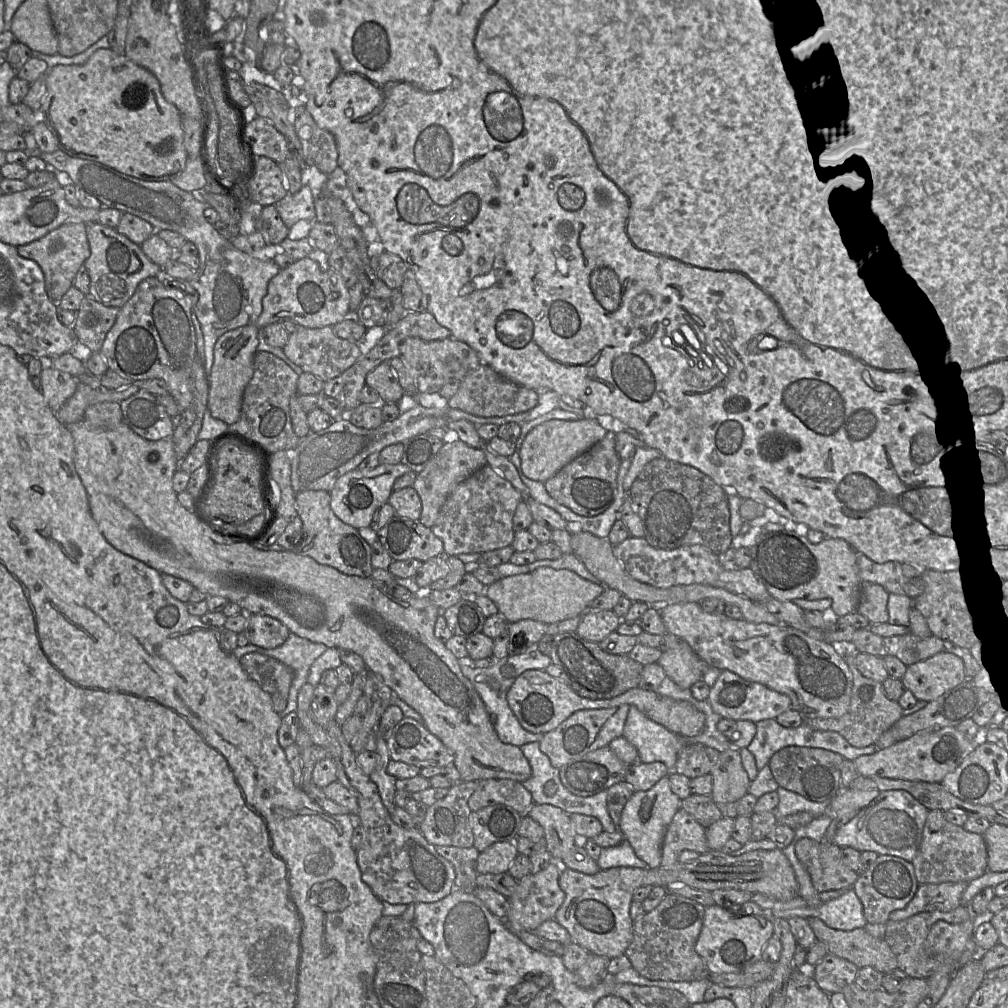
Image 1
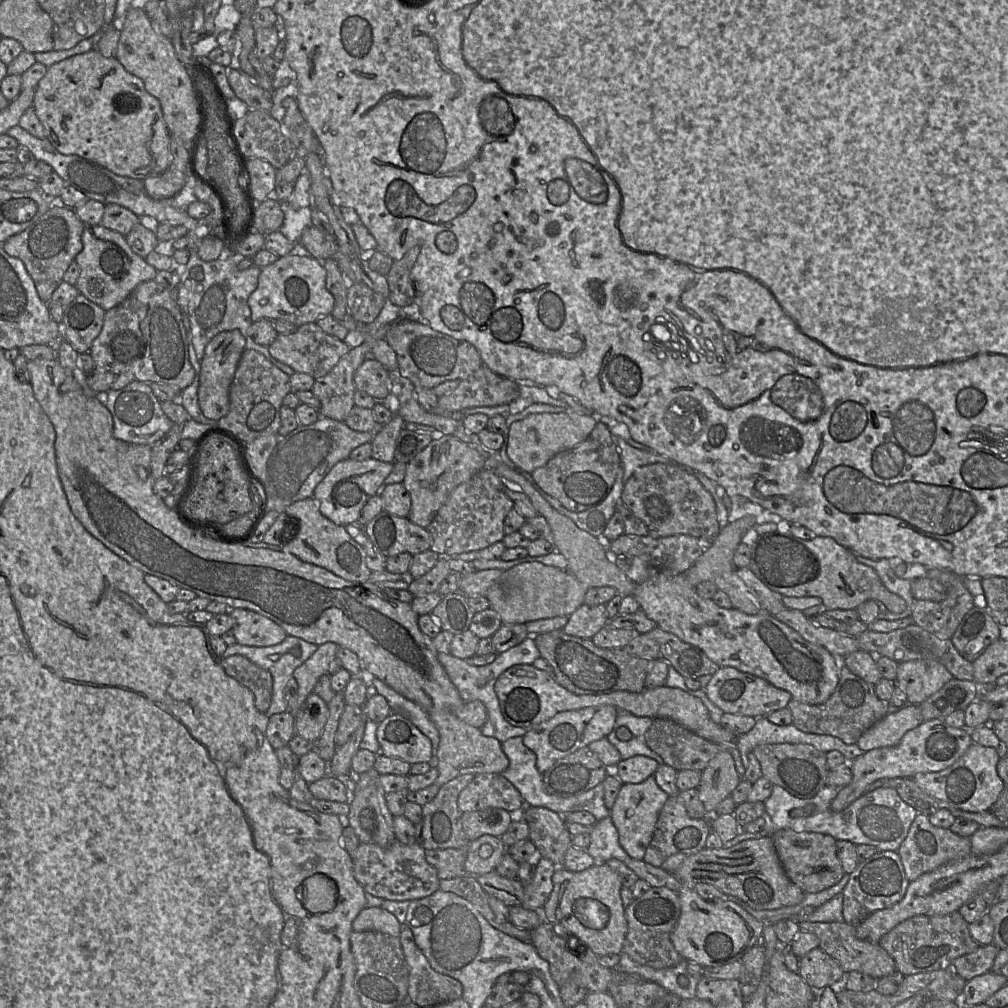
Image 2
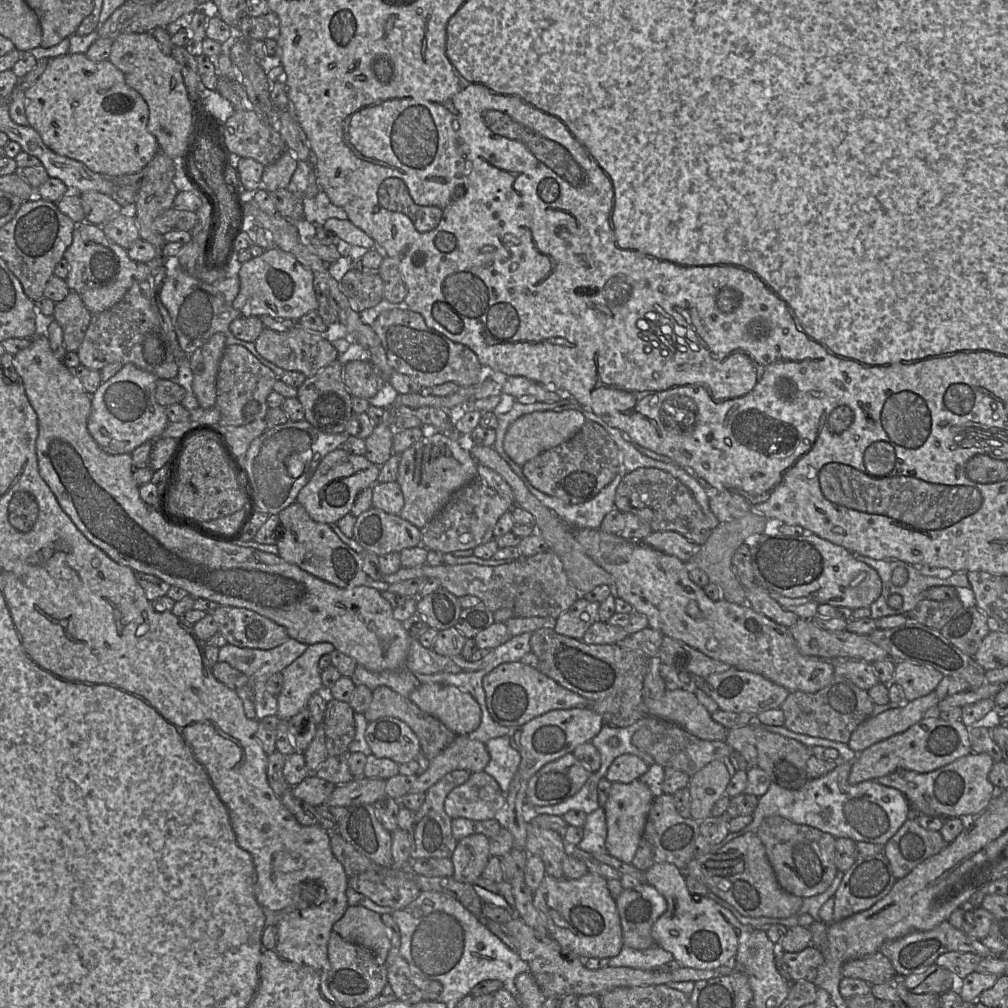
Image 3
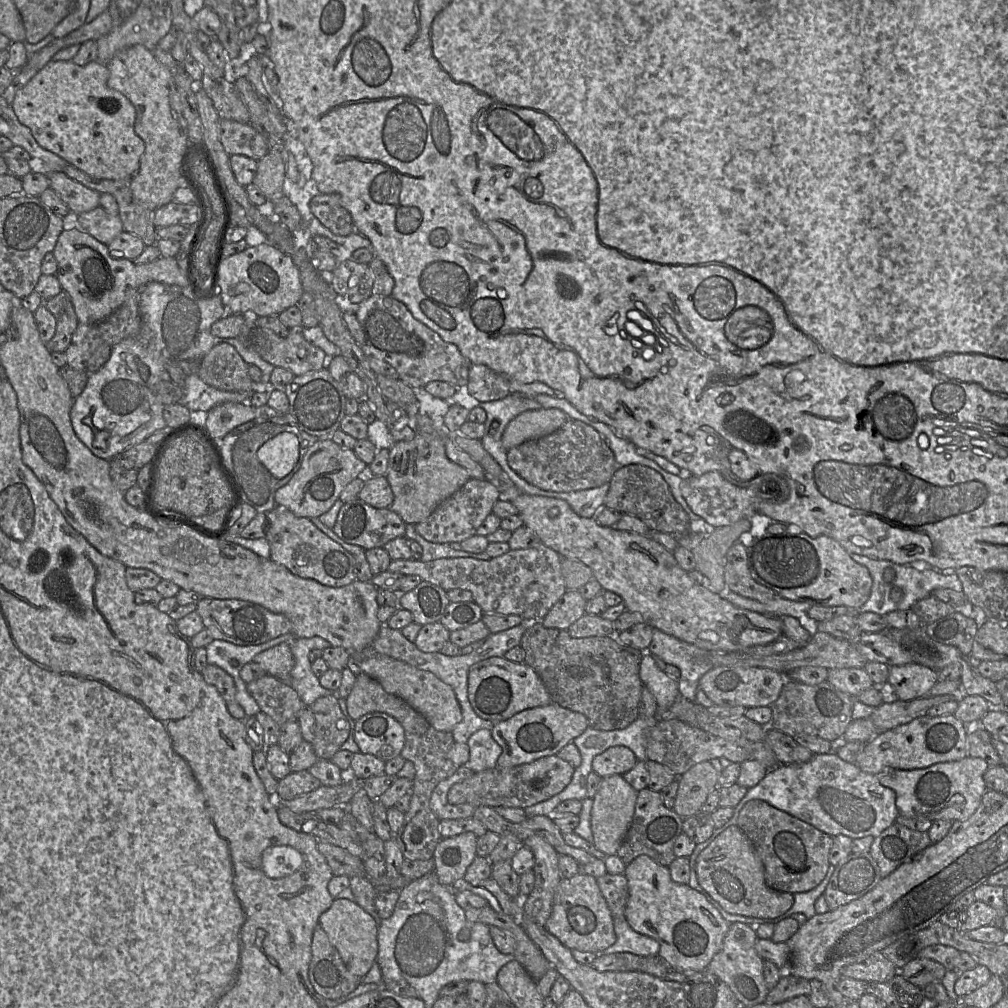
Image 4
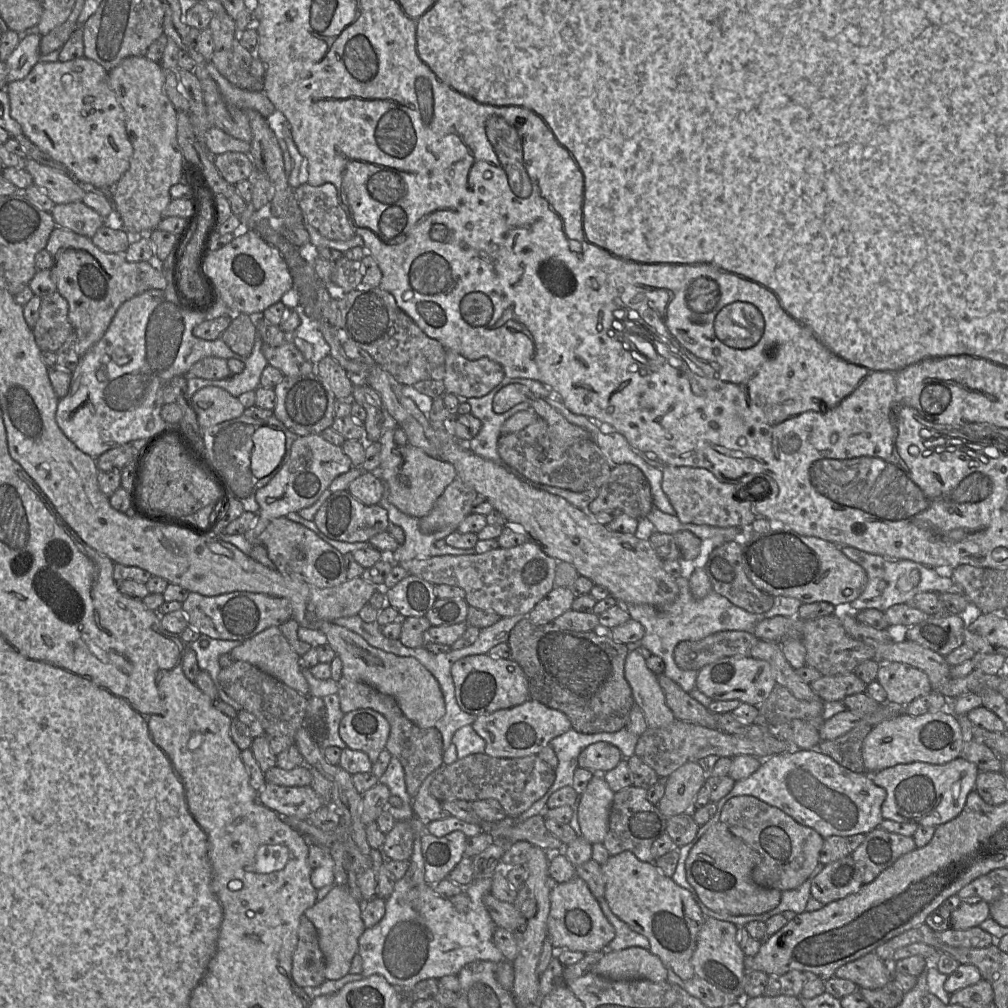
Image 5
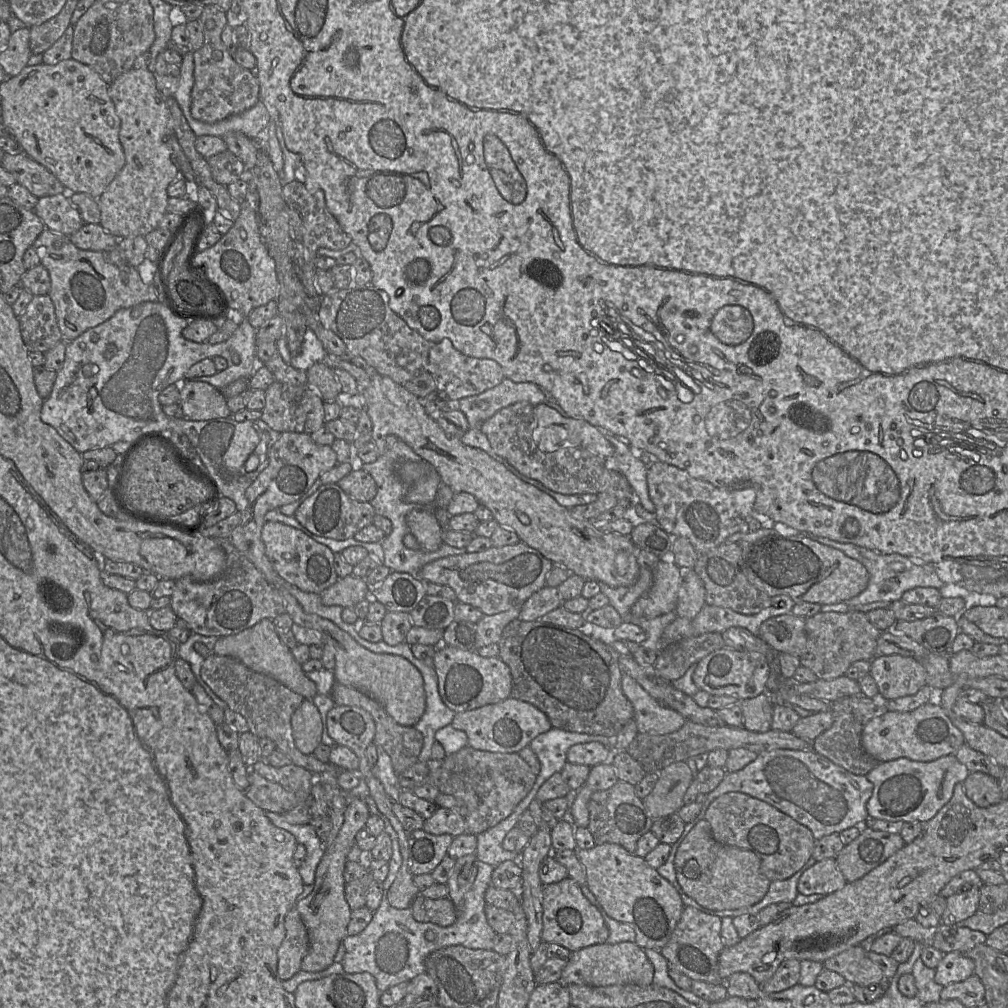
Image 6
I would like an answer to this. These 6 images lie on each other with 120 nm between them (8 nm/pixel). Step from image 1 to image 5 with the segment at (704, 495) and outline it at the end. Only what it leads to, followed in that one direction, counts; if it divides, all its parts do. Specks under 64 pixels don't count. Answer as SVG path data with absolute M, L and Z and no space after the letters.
M625 463L613 467L599 494L587 512L594 516L606 510L620 509L639 520L654 508L651 487L644 473L635 465Z

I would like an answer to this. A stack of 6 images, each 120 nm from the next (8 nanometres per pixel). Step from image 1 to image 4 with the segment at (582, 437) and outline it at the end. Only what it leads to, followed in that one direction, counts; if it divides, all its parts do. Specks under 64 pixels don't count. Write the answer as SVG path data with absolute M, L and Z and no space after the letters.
M557 408L527 410L508 423L502 435L502 445L508 451L528 440L555 432L569 419Z

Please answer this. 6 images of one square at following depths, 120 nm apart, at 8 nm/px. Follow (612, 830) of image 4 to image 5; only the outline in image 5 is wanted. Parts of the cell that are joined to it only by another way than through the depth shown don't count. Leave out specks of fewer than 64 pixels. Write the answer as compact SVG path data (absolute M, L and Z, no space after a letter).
M596 774L585 792L578 795L577 813L580 831L590 844L603 843L608 831L614 794L603 775Z

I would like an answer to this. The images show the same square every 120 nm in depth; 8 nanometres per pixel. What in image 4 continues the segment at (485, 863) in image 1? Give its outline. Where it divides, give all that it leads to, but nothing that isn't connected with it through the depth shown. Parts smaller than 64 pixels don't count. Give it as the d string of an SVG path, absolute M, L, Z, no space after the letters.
M464 832L451 838L443 838L437 845L432 860L435 875L441 885L452 886L463 881L467 868L477 857L478 836Z

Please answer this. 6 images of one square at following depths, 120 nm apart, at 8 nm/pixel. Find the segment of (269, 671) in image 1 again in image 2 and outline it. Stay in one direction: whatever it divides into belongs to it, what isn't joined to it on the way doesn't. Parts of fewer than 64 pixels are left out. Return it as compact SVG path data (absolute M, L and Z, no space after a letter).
M232 655L221 659L226 674L247 687L254 695L258 711L266 712L271 704L273 677L242 655Z

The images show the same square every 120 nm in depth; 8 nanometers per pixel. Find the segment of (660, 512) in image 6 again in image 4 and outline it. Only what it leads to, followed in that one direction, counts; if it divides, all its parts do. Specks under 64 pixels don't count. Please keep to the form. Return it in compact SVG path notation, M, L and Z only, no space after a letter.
M718 472L683 477L681 494L690 510L714 528L728 526L742 519L750 519L756 513L756 505L763 500L758 497L753 486L738 487L722 477Z

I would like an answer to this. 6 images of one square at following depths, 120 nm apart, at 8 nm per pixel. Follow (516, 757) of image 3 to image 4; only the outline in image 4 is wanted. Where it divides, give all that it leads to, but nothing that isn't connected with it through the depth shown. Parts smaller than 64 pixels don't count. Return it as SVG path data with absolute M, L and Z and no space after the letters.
M480 729L476 731L470 736L466 744L469 747L470 758L463 766L474 772L496 768L502 748L493 739L490 730Z

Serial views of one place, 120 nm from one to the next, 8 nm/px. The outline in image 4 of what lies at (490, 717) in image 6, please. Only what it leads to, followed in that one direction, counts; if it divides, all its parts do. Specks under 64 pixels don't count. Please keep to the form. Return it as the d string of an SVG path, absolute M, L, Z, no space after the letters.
M554 703L526 709L507 720L493 723L491 735L502 748L497 768L514 767L542 757L557 755L563 747L573 743L575 738L589 728L588 719L584 714Z

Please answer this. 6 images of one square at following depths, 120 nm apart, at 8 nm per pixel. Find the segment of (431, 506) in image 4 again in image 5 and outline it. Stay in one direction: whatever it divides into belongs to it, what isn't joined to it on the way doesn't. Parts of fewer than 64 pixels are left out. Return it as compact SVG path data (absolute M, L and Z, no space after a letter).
M394 429L381 440L380 466L377 476L388 484L388 499L402 513L421 519L428 515L446 487L457 478L455 467L440 459L433 458L422 449L406 444L397 445Z

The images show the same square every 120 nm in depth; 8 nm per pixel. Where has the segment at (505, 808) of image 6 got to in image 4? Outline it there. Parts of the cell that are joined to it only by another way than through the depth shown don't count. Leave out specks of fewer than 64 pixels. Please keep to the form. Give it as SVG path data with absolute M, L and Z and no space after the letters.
M557 755L539 758L533 762L509 768L493 768L476 772L455 783L449 790L448 802L456 805L470 803L475 806L511 807L525 809L545 801L563 791L571 782L575 767Z

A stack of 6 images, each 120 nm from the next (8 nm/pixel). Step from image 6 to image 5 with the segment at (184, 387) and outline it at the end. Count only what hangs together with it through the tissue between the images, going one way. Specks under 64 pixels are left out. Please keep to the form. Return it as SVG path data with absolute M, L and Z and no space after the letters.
M216 386L199 389L191 401L201 428L238 418L246 409L237 397Z

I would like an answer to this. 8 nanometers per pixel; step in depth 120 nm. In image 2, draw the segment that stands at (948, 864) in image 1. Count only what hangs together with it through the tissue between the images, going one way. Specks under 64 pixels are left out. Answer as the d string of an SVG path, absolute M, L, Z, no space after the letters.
M918 813L897 852L907 878L913 881L926 872L969 856L971 854L971 839L959 836L948 828L936 827L931 824L926 814Z

